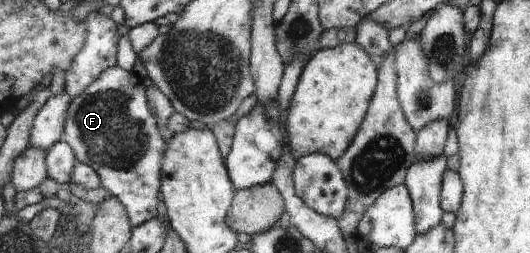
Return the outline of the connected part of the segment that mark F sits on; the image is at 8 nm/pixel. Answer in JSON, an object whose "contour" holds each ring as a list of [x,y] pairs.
{"contour":[[[118,65],[112,66],[81,96],[74,98],[68,112],[63,140],[75,151],[79,162],[87,163],[100,174],[104,187],[125,205],[134,227],[144,225],[162,213],[166,214],[166,204],[160,191],[166,142],[158,118],[149,108],[145,84],[133,71],[124,70]]]}

